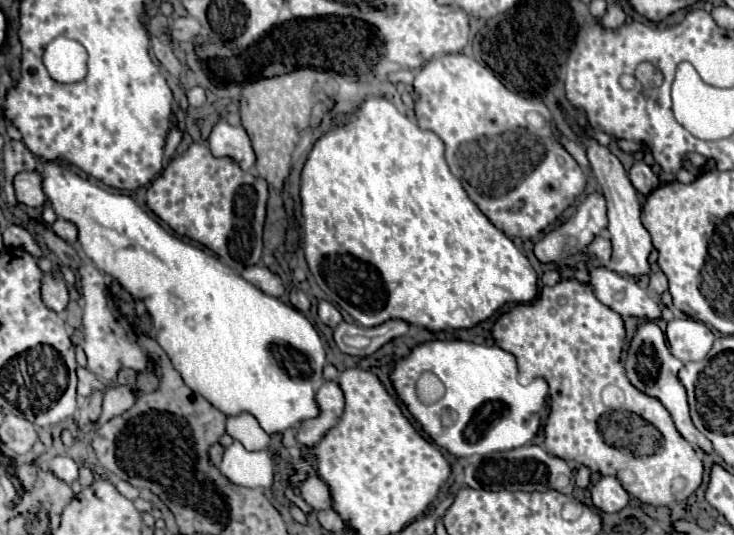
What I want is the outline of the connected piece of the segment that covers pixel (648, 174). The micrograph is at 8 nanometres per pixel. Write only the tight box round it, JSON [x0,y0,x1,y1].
[629,163,659,185]

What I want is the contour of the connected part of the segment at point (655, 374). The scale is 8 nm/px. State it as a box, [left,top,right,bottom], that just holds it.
[625,321,713,453]

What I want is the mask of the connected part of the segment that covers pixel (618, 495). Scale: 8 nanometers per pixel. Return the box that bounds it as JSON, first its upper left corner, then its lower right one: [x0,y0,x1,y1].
[591,477,629,513]

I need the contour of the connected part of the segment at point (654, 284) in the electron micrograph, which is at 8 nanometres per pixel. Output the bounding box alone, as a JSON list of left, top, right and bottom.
[647,271,667,295]

